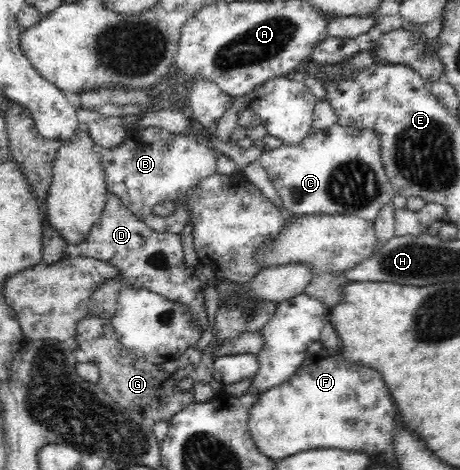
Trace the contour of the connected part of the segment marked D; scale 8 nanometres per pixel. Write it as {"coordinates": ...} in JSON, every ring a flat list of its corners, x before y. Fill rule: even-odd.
{"coordinates":[[107,192,107,202,101,216,91,228,83,244,74,246,73,253,81,257,102,259,114,264,122,272,120,287,146,287,159,295,186,304,194,318,201,323,202,331,207,326,207,313,204,306,204,291,207,284,198,282,194,270,186,267,180,234,167,231,153,231,146,222,133,216,133,213,118,197]]}

